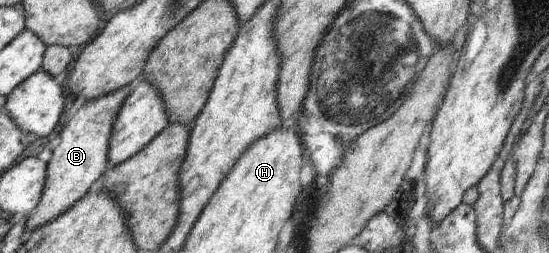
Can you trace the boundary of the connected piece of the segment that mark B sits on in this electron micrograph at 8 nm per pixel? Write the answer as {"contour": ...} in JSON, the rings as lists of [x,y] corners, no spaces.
{"contour":[[[135,84],[127,85],[100,96],[95,101],[84,103],[78,113],[68,121],[52,146],[52,157],[47,163],[46,181],[40,201],[25,221],[27,234],[62,215],[101,181],[103,173],[108,169],[108,146],[116,112],[134,86]]]}

